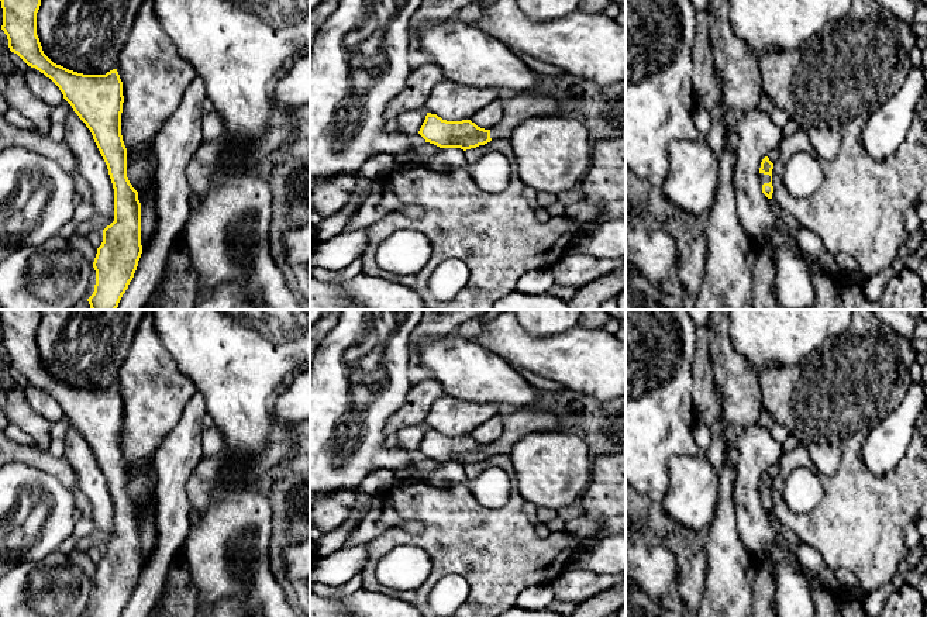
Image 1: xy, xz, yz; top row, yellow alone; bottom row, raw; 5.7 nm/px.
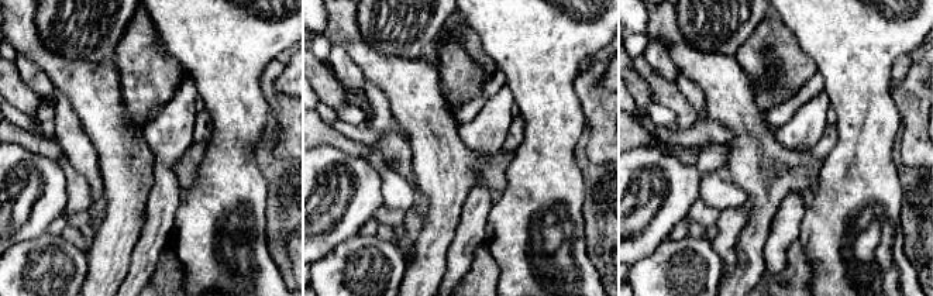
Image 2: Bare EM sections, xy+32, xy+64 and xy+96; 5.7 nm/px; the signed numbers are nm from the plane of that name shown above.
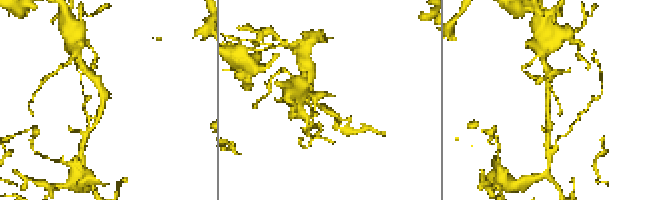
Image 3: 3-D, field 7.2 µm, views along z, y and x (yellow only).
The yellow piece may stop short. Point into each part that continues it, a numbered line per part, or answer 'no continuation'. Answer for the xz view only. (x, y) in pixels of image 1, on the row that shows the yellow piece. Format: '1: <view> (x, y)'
1: xz (519, 107)

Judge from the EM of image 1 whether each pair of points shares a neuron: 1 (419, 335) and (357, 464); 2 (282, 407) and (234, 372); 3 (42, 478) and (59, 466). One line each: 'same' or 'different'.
1: different
2: different
3: different

